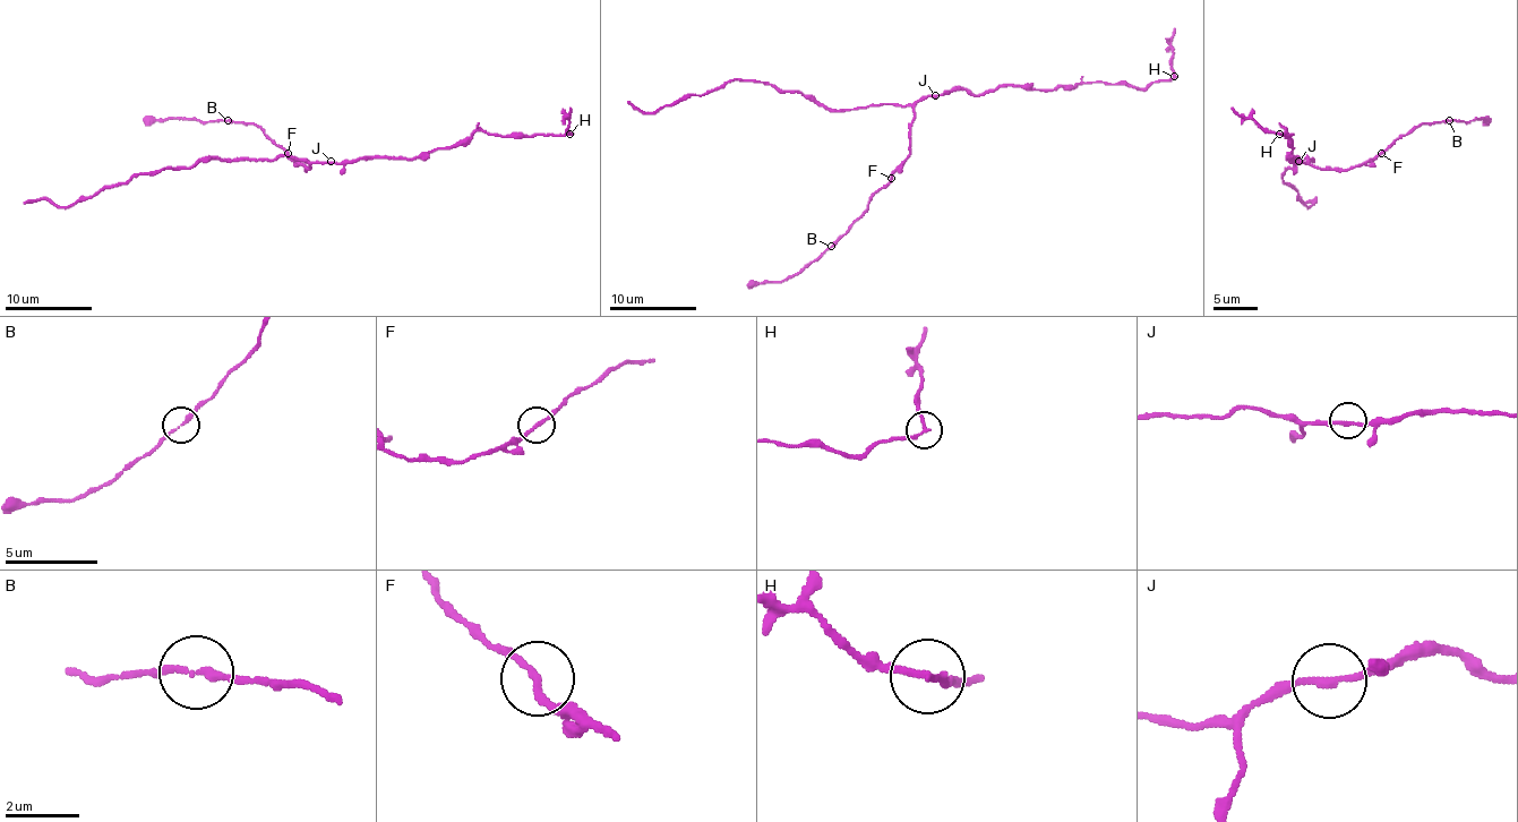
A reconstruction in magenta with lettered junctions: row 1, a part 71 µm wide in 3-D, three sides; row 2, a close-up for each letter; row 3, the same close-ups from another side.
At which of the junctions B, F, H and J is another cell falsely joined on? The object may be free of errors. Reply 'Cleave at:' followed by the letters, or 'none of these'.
Cleave at: H

